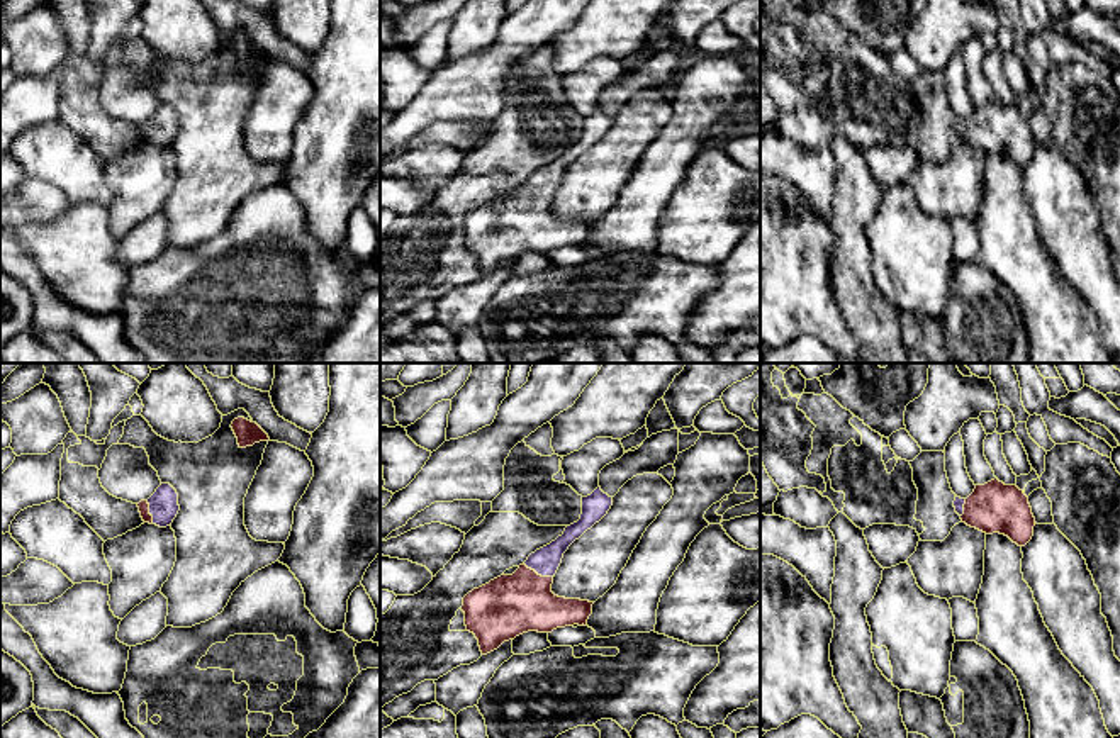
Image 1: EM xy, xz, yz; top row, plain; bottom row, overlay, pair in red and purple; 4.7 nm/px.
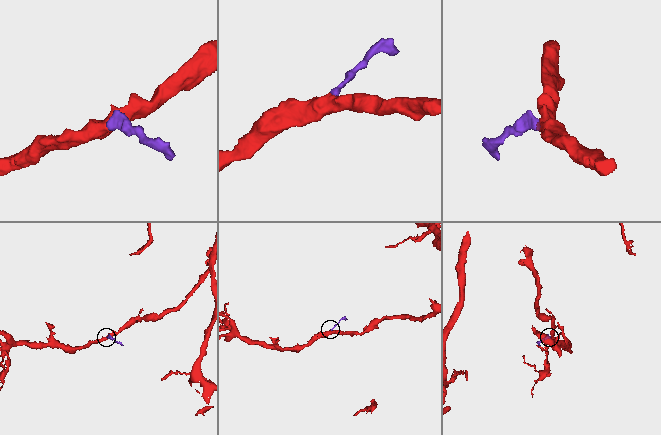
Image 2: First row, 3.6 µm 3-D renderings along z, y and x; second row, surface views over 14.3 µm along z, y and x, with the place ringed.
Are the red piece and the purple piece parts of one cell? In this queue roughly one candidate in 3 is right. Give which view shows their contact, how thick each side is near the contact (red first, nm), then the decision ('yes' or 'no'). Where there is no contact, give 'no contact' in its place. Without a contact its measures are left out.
xz | 300/140 nm | yes

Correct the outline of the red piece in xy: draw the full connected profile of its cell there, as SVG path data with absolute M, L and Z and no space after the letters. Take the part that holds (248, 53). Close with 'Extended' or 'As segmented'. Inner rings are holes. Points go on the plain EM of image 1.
M238 37L231 44L239 68L253 66L260 61L270 61L268 54L256 44L244 37Z. As segmented

